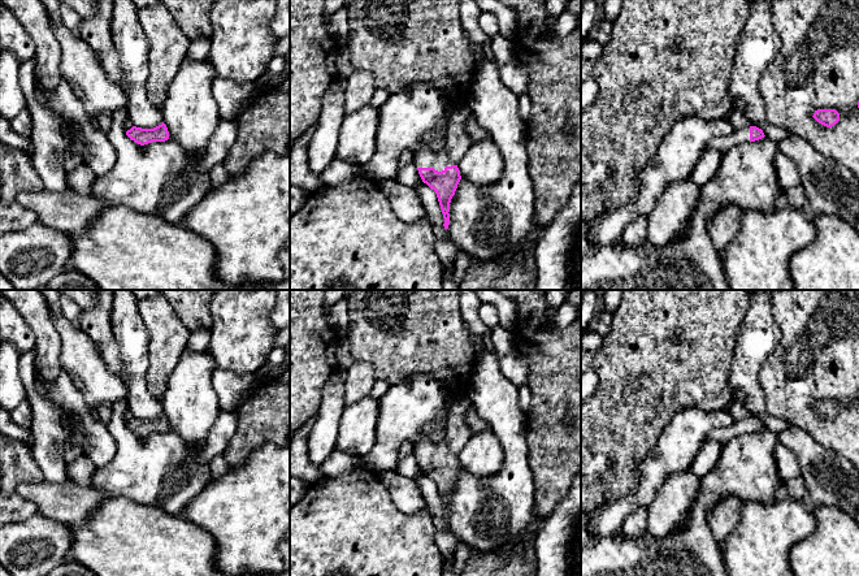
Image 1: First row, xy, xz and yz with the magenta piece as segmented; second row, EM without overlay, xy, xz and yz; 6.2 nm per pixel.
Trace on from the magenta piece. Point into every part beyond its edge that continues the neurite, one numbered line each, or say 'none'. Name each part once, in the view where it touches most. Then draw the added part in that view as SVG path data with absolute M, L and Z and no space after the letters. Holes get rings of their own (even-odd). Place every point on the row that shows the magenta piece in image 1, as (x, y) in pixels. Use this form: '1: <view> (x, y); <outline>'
1: xz (433, 155); M438 134L438 138L429 144L413 151L413 164L417 168L434 168L438 172L454 164L446 153L444 135Z

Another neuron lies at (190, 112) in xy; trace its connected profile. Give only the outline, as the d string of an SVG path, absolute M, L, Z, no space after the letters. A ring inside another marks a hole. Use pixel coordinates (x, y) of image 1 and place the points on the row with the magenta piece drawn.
M186 57L161 107L169 138L191 156L205 152L221 120L213 96L214 78L216 70L208 59L194 61Z

